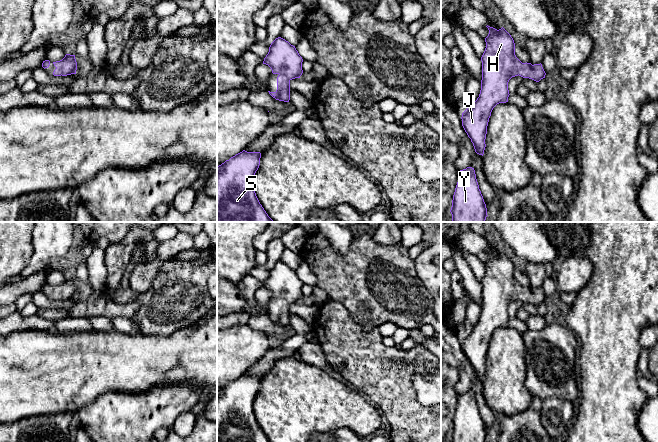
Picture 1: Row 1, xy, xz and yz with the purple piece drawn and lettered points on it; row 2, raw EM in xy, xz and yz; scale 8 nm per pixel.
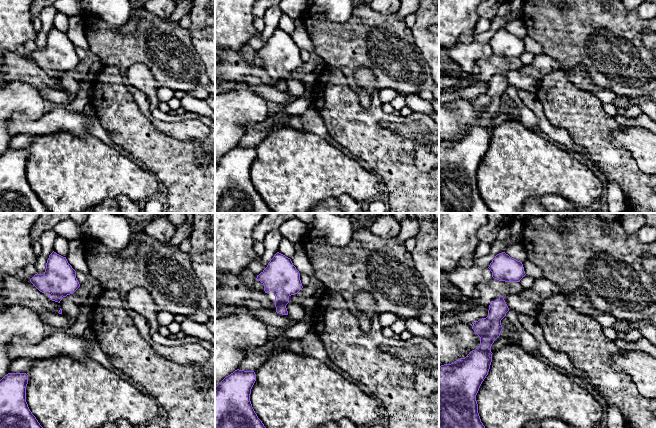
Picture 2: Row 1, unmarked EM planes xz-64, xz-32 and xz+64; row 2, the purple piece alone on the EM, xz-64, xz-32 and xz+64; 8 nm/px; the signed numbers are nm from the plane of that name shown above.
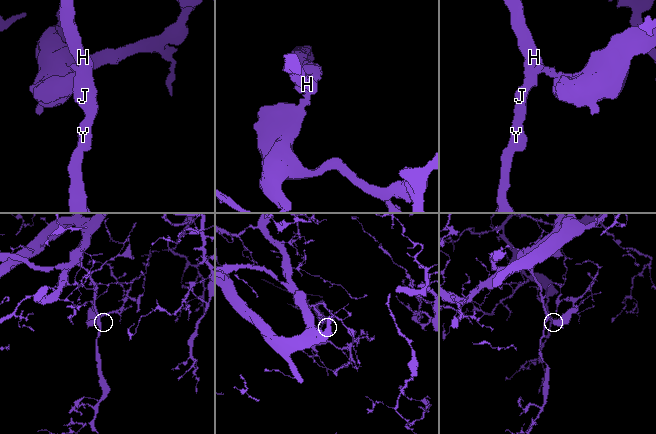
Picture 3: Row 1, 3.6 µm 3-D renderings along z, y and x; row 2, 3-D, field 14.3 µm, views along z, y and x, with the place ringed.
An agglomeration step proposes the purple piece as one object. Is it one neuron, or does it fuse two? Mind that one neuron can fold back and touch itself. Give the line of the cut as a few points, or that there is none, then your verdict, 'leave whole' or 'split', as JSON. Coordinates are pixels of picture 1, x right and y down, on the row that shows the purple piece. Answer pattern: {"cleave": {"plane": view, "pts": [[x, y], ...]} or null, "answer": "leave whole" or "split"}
{"cleave": null, "answer": "leave whole"}

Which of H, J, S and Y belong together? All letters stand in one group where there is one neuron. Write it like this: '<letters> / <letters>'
H J S Y

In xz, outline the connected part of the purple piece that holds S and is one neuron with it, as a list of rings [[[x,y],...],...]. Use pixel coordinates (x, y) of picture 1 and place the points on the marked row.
[[[243,150],[217,167],[217,222],[274,222],[260,204],[253,186],[260,158],[260,152]]]

